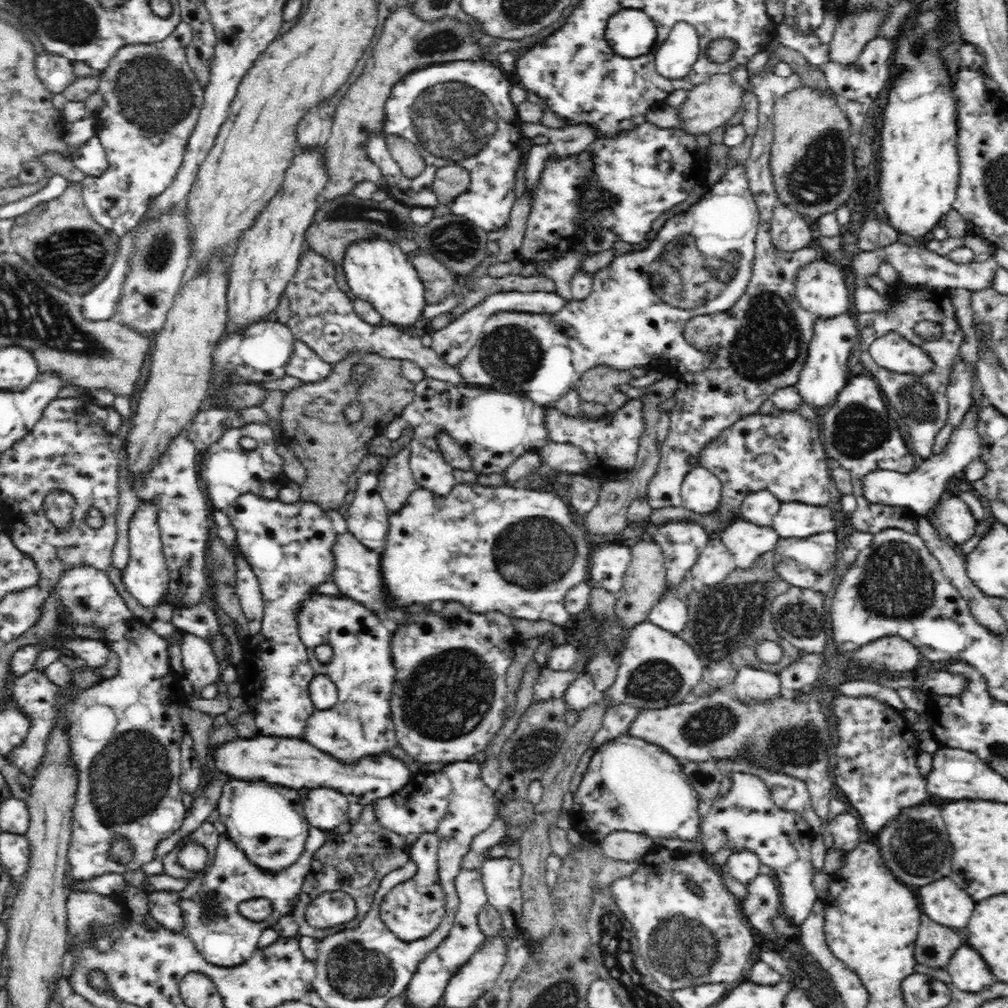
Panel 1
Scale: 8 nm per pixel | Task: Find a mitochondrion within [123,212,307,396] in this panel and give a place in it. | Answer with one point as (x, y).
(158, 254)

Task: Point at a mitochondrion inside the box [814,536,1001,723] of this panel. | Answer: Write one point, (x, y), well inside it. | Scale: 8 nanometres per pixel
(901, 585)

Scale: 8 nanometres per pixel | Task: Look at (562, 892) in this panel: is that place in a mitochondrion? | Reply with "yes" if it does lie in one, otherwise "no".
no

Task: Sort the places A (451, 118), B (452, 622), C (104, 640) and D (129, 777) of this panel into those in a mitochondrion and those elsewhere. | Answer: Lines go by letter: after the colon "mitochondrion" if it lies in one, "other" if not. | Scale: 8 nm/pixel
A: mitochondrion
B: mitochondrion
C: other
D: mitochondrion

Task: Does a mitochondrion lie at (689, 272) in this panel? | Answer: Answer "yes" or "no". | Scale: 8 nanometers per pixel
yes

